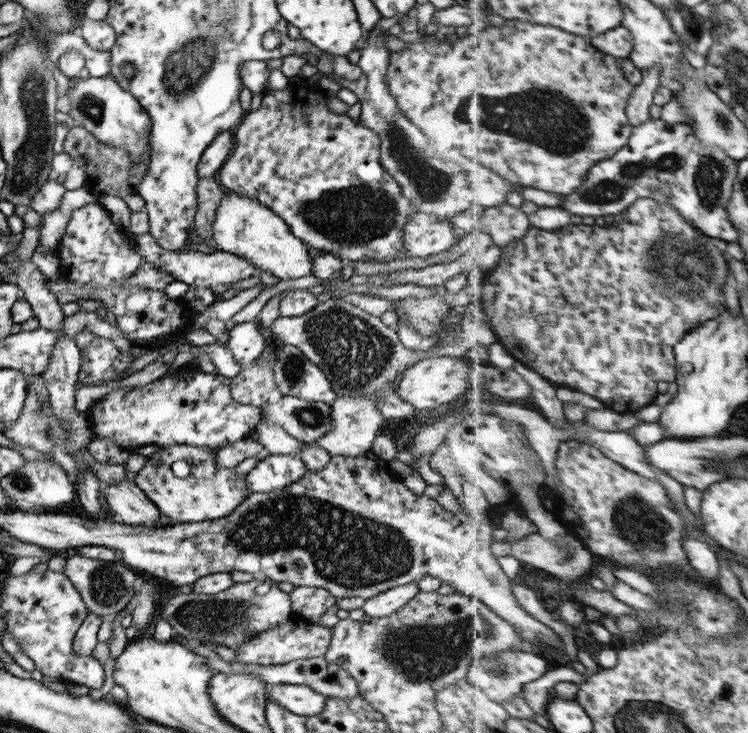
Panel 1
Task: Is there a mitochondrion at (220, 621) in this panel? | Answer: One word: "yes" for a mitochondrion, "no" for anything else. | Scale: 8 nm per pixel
yes

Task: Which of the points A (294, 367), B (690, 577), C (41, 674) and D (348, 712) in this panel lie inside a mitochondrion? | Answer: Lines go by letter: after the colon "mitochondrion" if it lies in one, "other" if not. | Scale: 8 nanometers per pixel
A: mitochondrion
B: other
C: other
D: other

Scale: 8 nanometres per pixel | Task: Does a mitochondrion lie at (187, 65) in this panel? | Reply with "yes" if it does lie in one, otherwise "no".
yes

